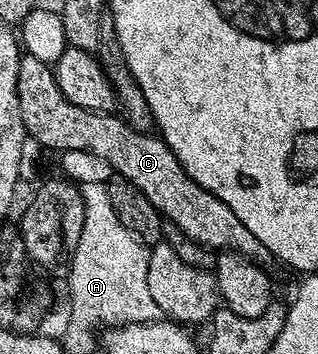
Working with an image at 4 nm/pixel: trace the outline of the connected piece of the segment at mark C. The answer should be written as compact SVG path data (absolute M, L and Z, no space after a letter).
M27 55L20 58L18 99L24 132L31 140L33 137L38 144L55 151L90 151L94 155L102 155L102 159L110 163L115 176L130 179L130 183L134 183L134 187L138 187L138 191L142 191L142 195L154 203L160 216L186 231L194 243L205 245L213 251L242 253L257 265L268 267L273 264L271 251L262 247L262 243L258 243L258 239L246 231L242 219L238 219L238 215L234 215L234 211L230 211L222 199L186 175L182 163L178 163L174 151L170 151L163 137L134 131L119 116L74 107L74 103L62 95L55 72L42 63L42 59Z

